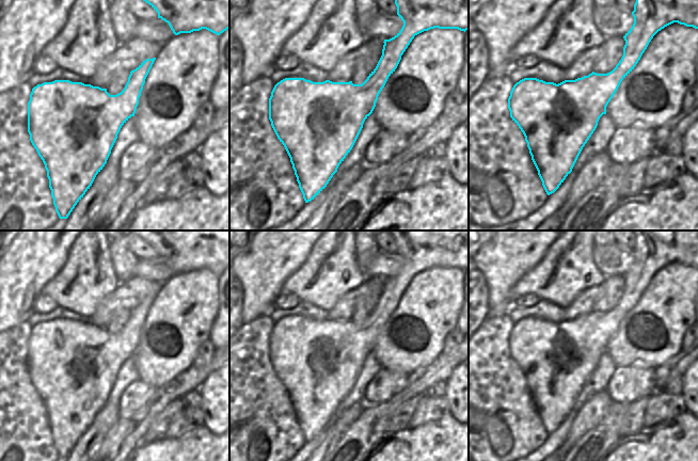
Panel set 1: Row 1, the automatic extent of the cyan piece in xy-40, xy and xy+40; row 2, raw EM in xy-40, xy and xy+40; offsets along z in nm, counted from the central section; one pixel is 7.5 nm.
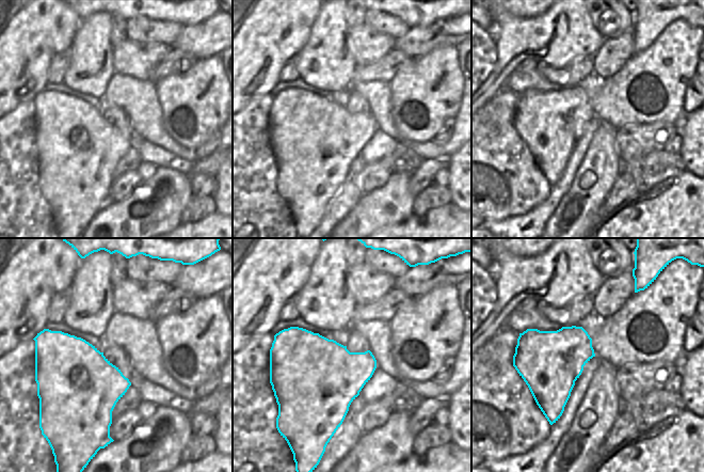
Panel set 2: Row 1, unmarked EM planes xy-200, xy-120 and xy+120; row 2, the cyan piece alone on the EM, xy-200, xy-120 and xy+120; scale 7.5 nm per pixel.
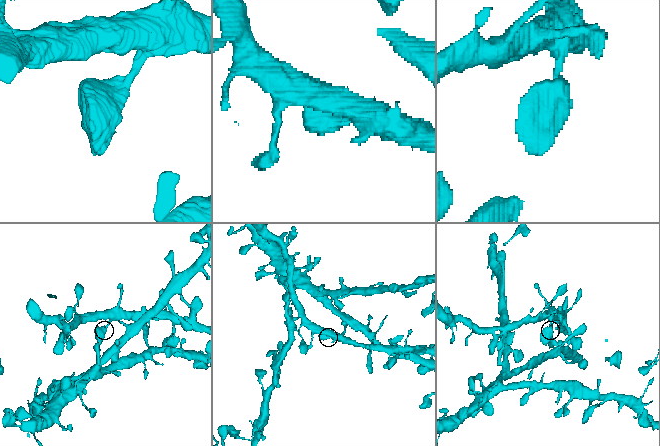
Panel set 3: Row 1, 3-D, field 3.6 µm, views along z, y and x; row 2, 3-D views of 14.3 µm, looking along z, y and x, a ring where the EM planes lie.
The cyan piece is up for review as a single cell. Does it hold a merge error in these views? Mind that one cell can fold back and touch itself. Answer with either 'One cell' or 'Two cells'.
One cell

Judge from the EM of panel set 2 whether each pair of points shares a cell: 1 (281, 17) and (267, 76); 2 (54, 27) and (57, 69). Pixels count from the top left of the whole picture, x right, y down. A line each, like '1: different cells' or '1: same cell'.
1: same cell
2: different cells

